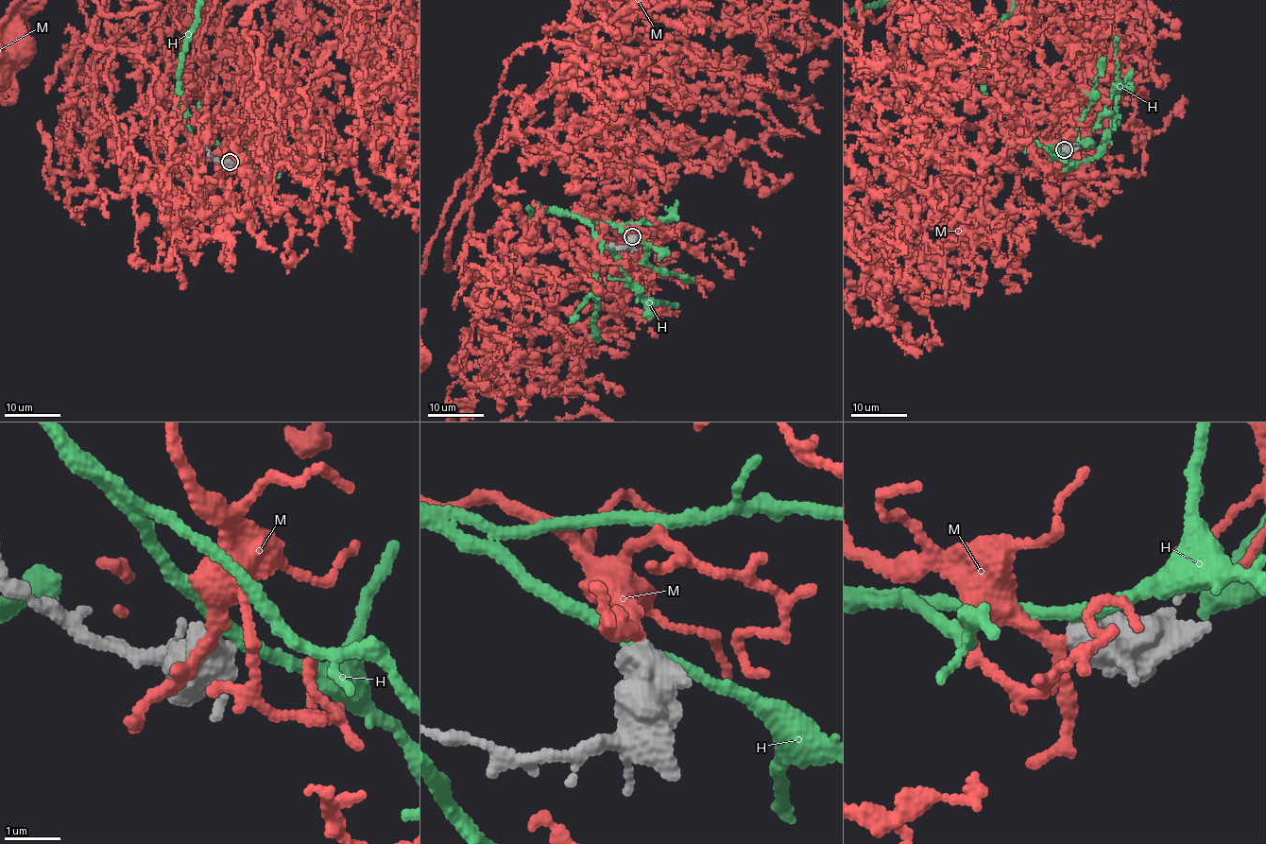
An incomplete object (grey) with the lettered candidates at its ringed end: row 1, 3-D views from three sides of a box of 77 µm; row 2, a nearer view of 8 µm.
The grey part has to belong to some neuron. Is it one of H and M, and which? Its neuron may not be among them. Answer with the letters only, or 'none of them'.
M

